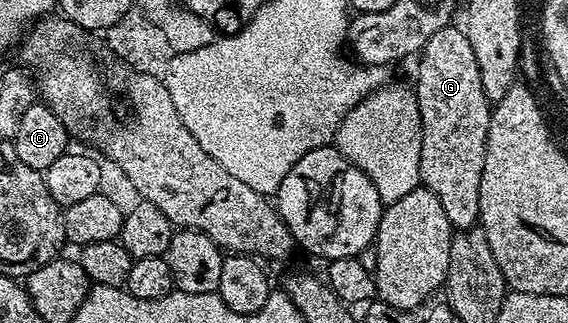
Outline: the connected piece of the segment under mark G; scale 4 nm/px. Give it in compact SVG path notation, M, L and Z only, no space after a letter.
M447 25L429 38L429 43L418 54L419 70L415 73L413 88L421 115L421 163L419 179L422 188L433 191L441 203L445 215L449 215L452 230L466 231L479 220L481 199L481 171L485 171L485 147L489 139L489 123L493 103L485 95L481 83L481 71L477 67L477 55L473 55L473 43L469 43L462 28Z

